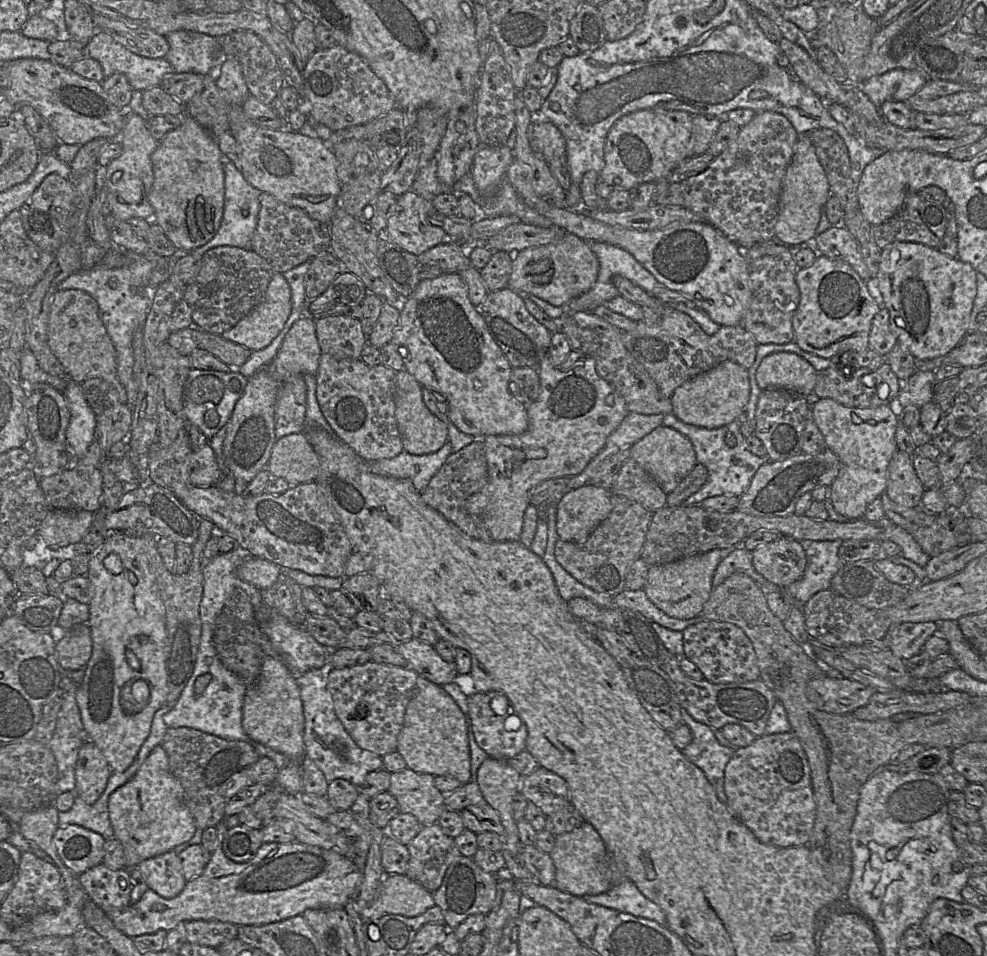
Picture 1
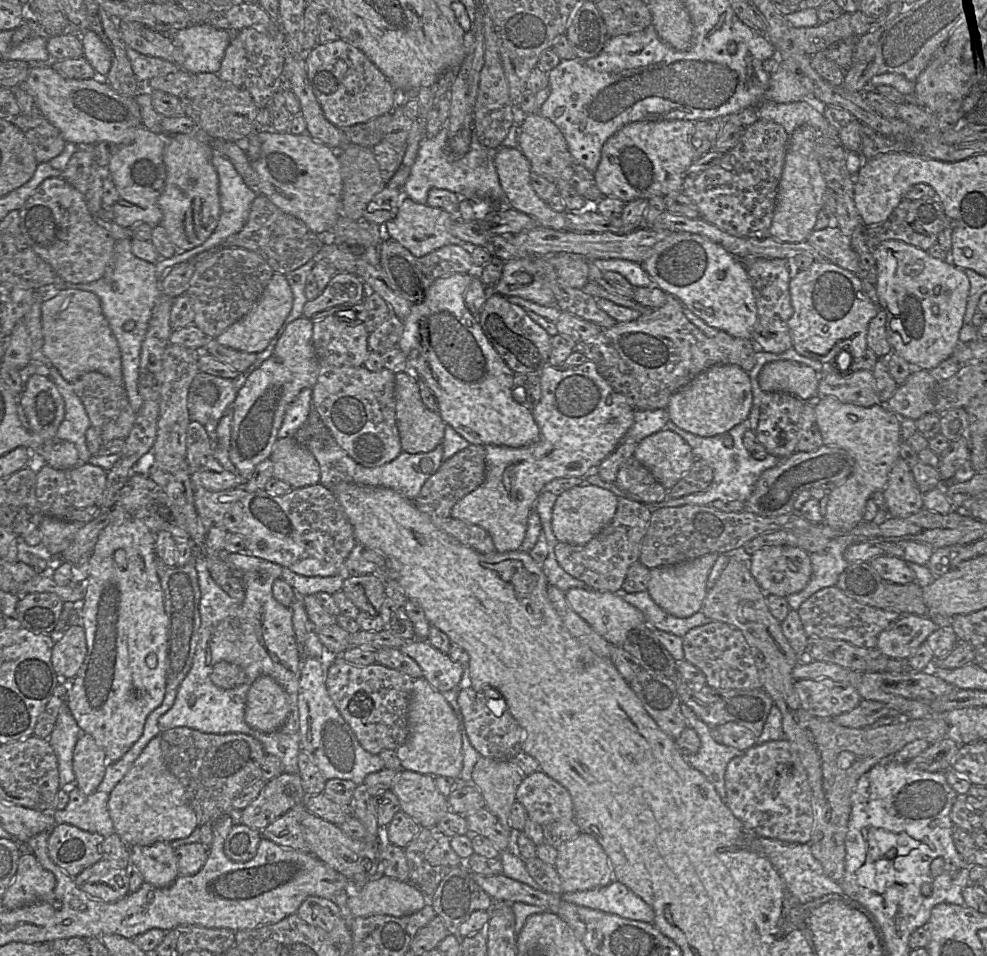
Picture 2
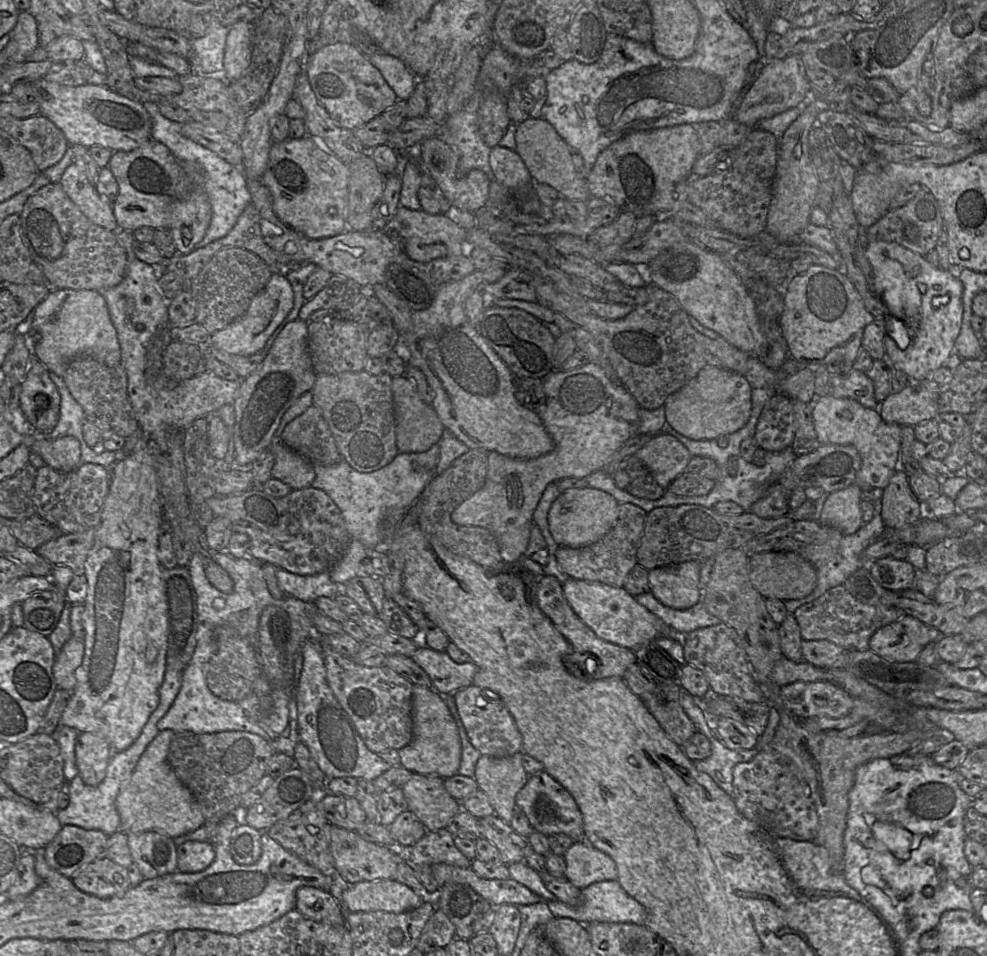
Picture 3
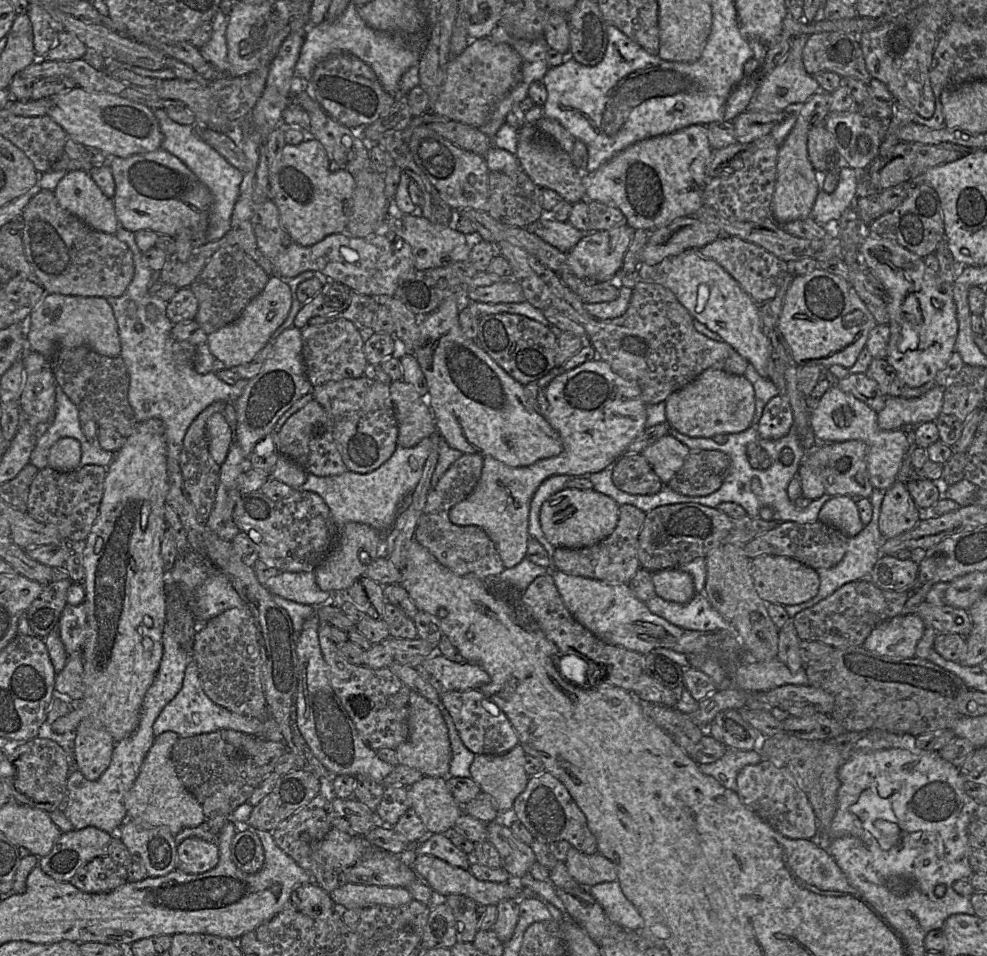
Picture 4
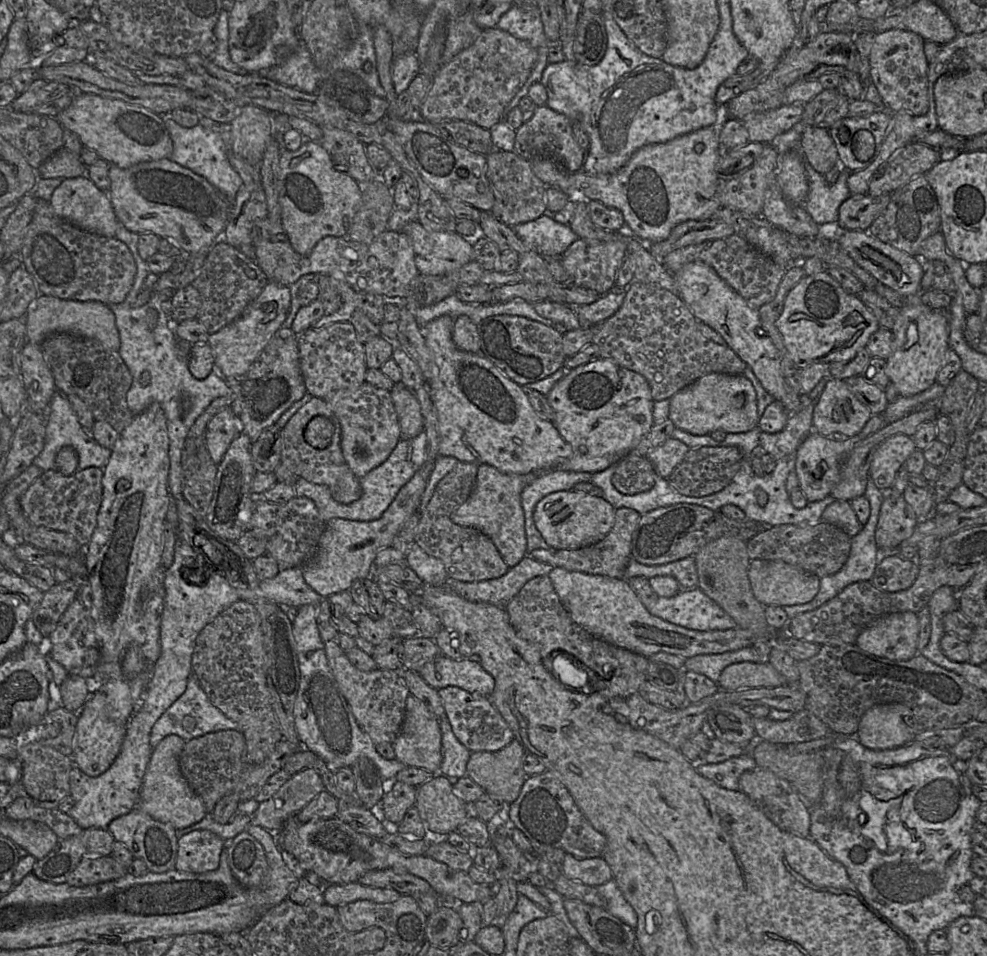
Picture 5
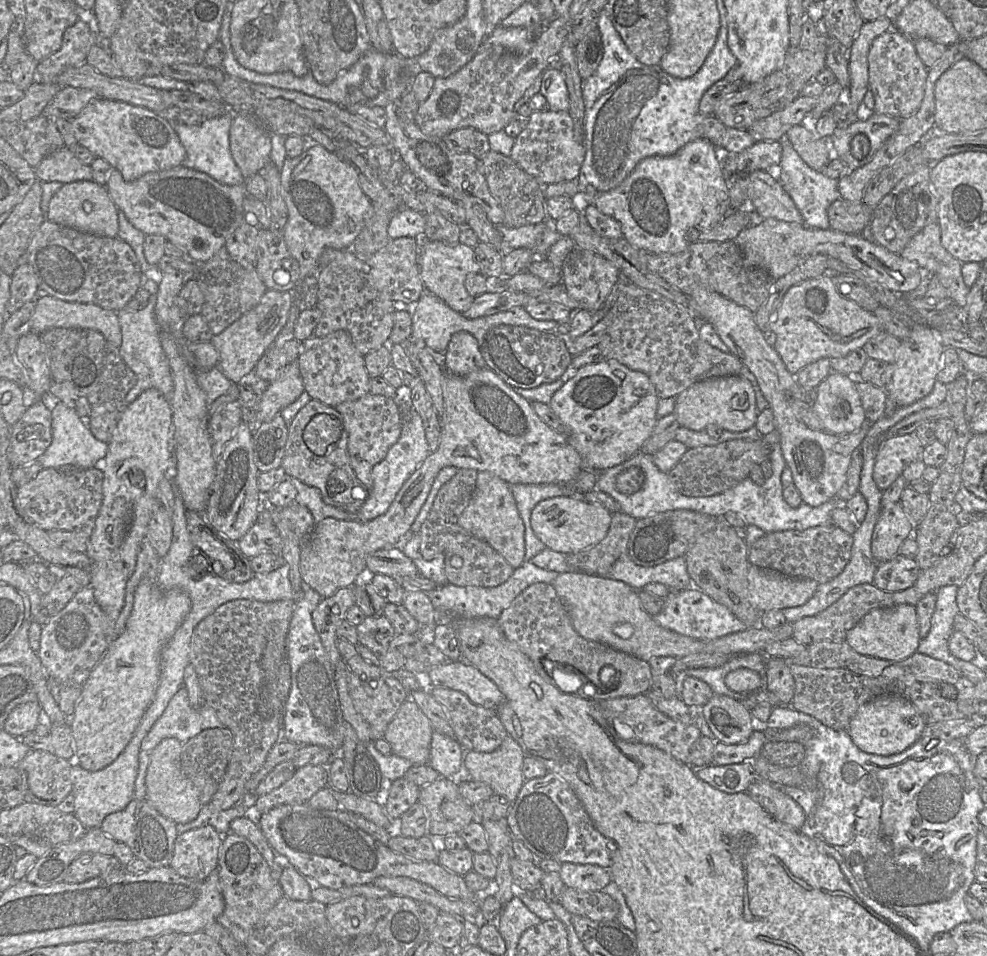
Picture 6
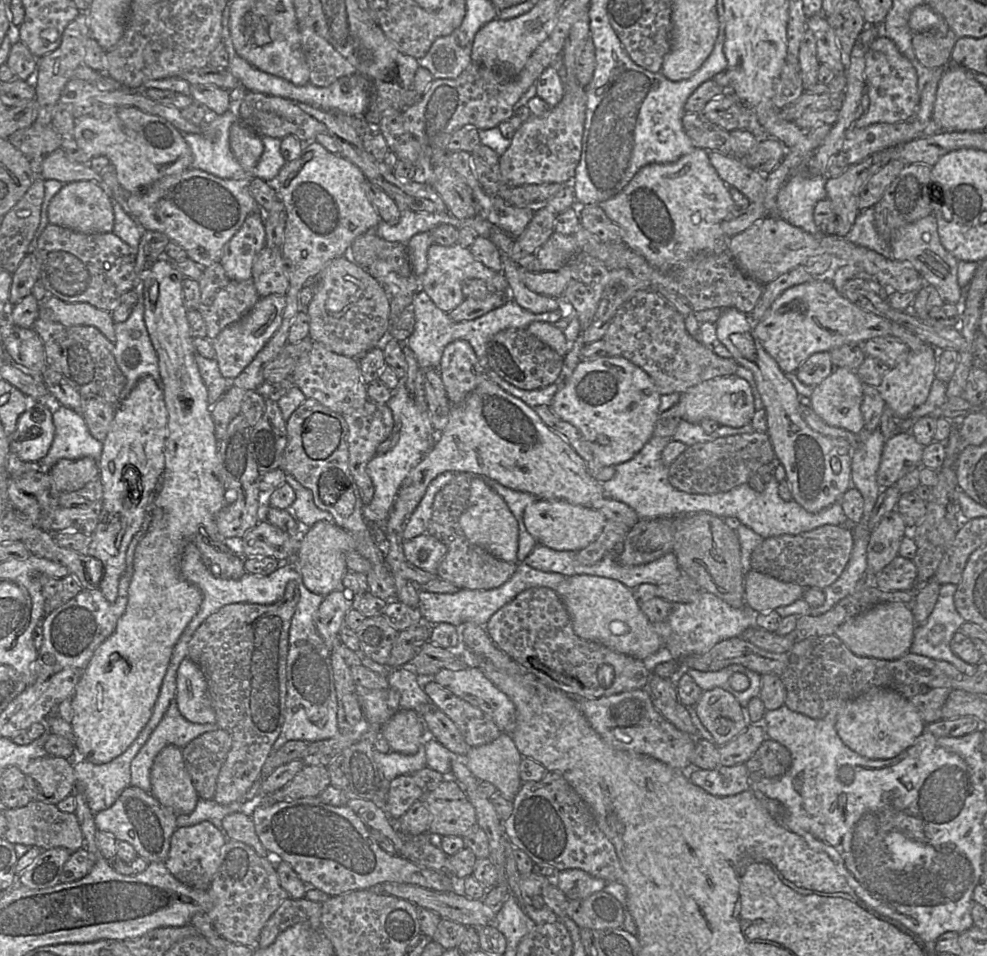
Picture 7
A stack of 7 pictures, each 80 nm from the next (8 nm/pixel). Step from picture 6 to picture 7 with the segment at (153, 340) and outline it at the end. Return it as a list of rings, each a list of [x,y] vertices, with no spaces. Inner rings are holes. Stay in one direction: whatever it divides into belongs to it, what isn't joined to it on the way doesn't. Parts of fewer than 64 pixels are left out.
[[[137,279],[137,285],[134,287],[133,291],[137,294],[138,301],[133,307],[128,319],[124,322],[115,323],[114,325],[116,340],[114,342],[113,355],[119,369],[126,378],[126,384],[119,395],[120,401],[124,400],[134,388],[136,383],[146,375],[152,376],[158,387],[163,390],[163,383],[159,373],[158,356],[151,343],[151,339],[144,322],[144,295],[142,290],[143,282],[141,280],[138,281]],[[134,330],[141,333],[140,337],[137,339],[131,337],[131,333]]]

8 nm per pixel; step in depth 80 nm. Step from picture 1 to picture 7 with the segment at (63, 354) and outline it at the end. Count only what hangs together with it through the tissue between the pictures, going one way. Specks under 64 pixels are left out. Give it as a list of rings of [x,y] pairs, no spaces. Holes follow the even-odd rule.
[[[47,295],[39,303],[39,316],[43,320],[58,322],[64,326],[93,326],[110,342],[116,340],[111,312],[98,309],[88,303],[66,303]]]

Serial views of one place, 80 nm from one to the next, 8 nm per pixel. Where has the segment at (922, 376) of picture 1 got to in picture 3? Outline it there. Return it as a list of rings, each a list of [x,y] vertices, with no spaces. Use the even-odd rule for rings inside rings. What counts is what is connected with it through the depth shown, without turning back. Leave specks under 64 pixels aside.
[[[927,378],[921,381],[910,380],[898,393],[891,393],[879,407],[879,413],[885,422],[900,426],[917,424],[937,419],[939,386]]]

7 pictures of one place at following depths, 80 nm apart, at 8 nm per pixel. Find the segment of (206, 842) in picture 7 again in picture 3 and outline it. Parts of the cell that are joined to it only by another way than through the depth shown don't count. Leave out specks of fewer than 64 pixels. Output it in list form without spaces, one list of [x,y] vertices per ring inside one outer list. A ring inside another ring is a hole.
[[[187,841],[177,847],[177,871],[196,873],[205,870],[215,859],[212,843]]]

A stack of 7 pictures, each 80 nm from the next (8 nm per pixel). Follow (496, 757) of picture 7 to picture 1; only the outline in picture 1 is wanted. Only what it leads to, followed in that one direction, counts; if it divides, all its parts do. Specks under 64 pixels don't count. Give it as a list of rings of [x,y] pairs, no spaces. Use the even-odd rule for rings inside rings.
[[[489,757],[478,768],[476,781],[485,801],[499,814],[505,829],[504,847],[517,857],[522,845],[512,816],[512,802],[522,778],[507,761]]]

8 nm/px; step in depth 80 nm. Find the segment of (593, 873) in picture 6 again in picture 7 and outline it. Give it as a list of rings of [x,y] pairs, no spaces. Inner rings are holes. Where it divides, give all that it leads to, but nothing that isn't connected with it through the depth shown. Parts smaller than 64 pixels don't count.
[[[580,869],[560,871],[552,882],[556,884],[569,900],[587,898],[595,892],[603,891],[608,884],[605,880],[593,877]]]

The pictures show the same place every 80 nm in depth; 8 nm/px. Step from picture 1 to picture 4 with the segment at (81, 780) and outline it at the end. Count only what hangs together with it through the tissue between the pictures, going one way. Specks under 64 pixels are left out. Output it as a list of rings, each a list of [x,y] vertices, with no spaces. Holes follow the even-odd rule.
[[[84,719],[76,729],[73,763],[89,781],[98,780],[110,765],[116,742],[93,719]]]

